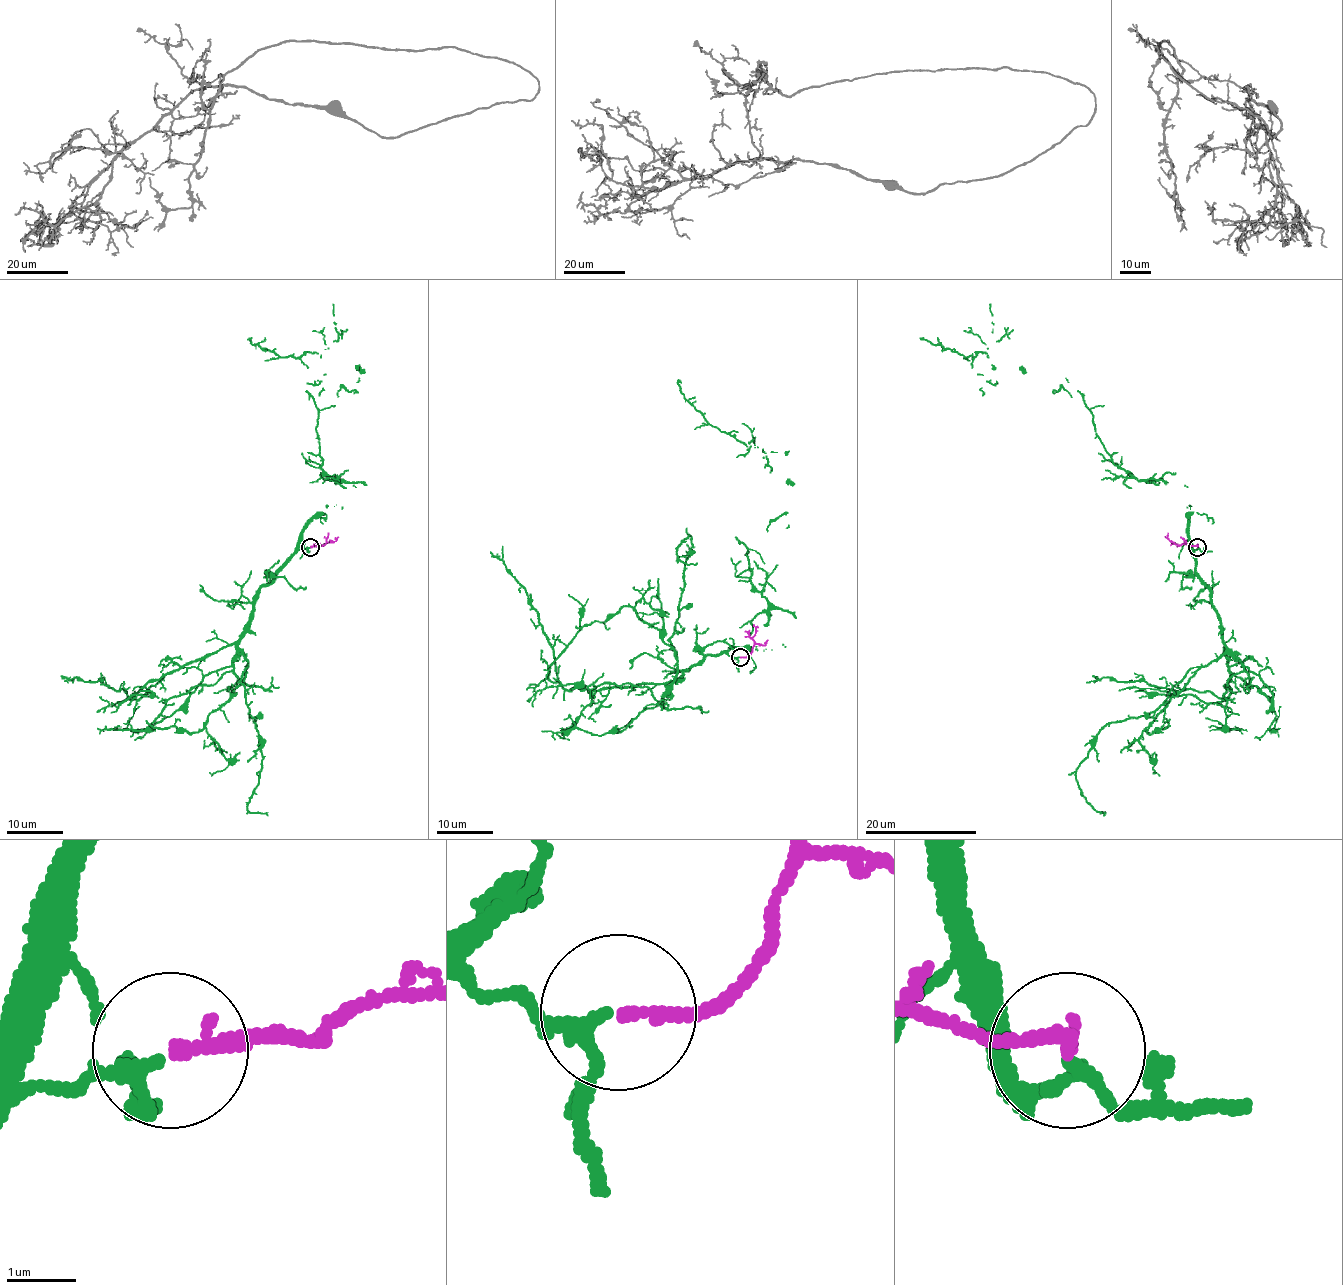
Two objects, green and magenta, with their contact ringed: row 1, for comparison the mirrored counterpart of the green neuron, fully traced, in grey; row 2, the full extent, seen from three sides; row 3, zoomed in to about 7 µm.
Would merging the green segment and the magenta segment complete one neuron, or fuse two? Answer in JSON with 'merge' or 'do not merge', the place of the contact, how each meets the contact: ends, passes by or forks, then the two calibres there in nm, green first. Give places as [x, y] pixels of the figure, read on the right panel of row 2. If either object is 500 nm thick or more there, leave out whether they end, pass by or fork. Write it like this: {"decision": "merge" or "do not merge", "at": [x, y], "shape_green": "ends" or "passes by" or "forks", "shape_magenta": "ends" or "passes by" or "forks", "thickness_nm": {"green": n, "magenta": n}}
{"decision": "merge", "at": [1197, 547], "shape_green": "passes by", "shape_magenta": "ends", "thickness_nm": {"green": 170, "magenta": 200}}

